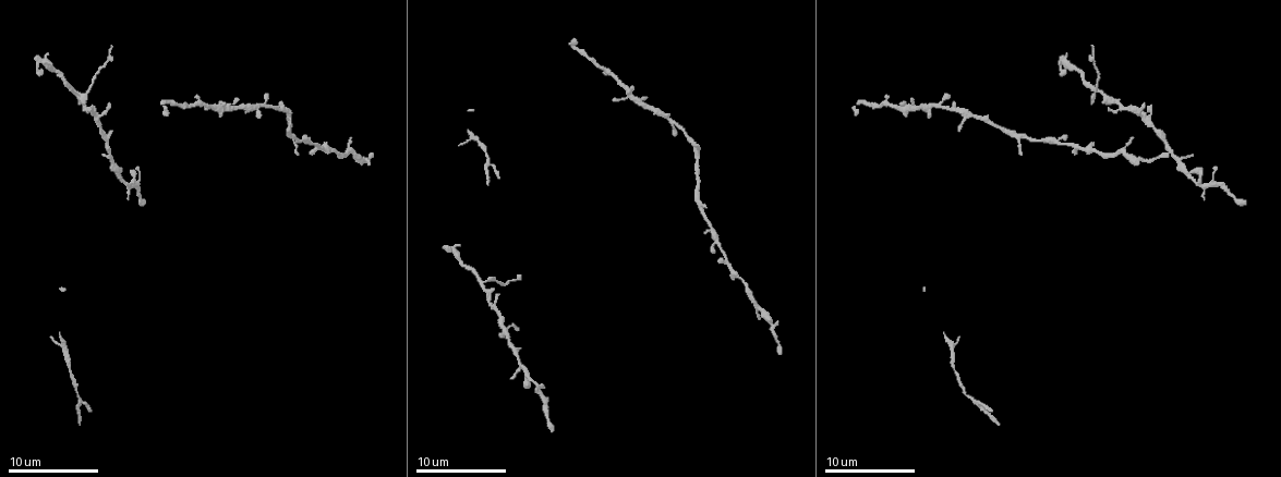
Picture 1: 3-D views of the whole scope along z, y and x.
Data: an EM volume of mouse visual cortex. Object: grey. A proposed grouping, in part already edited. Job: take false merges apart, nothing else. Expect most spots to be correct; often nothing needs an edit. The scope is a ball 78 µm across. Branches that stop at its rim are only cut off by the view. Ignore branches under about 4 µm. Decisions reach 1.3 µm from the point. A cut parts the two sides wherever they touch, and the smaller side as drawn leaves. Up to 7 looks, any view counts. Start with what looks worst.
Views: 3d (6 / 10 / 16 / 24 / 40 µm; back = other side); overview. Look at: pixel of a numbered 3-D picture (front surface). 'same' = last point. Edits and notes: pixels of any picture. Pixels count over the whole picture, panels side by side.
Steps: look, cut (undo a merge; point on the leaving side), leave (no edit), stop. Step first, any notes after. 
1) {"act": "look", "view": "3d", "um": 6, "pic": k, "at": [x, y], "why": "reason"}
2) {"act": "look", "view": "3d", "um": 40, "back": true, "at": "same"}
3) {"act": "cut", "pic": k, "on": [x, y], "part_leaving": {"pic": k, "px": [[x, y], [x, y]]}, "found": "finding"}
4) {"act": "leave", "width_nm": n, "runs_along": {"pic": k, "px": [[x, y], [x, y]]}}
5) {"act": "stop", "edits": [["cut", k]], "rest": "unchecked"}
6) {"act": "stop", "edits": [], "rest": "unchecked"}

{"act": "look", "view": "3d", "um": 6, "pic": 1, "at": [906, 110], "why": "four-way junction"}

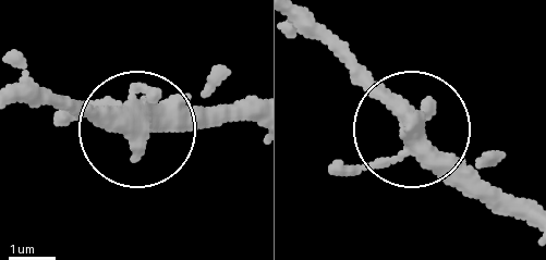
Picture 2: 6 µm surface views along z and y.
{"act": "look", "view": "3d", "um": 6, "back": true, "pic": 2, "at": [136, 137], "why": "from behind"}

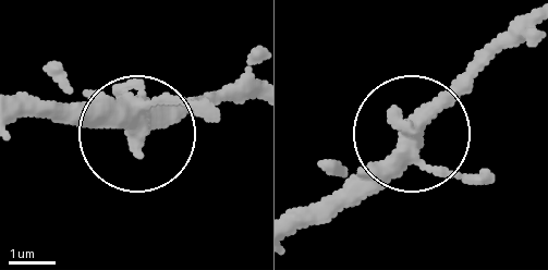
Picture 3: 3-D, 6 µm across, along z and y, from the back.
{"act": "leave", "side_arm_um": 39, "runs_along": {"pic": 3, "px": [[217, 112], [174, 100], [139, 132], [61, 117]]}, "found": "one neuron here"}

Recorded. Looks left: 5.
{"act": "look", "view": "3d", "um": 6, "pic": 1, "at": [483, 285], "why": "three arms meet"}

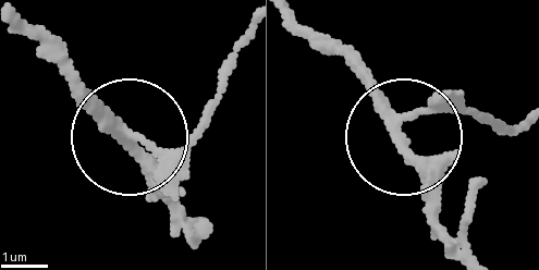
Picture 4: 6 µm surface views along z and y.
{"act": "look", "view": "3d", "um": 6, "back": true, "pic": 4, "at": [124, 135]}

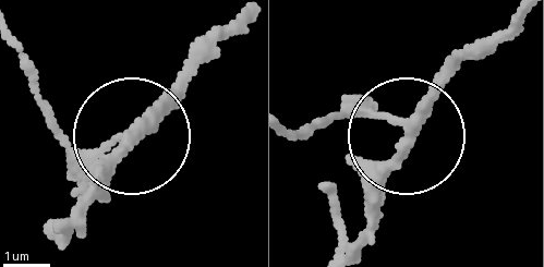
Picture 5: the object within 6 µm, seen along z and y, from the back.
{"act": "cut", "pic": 5, "on": [44, 102], "width_nm": 230, "part_leaving": {"pic": 5, "px": [[95, 152], [68, 141], [13, 35]]}, "found": "a second neuron is stuck on"}

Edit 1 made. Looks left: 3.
{"act": "look", "view": "overview"}

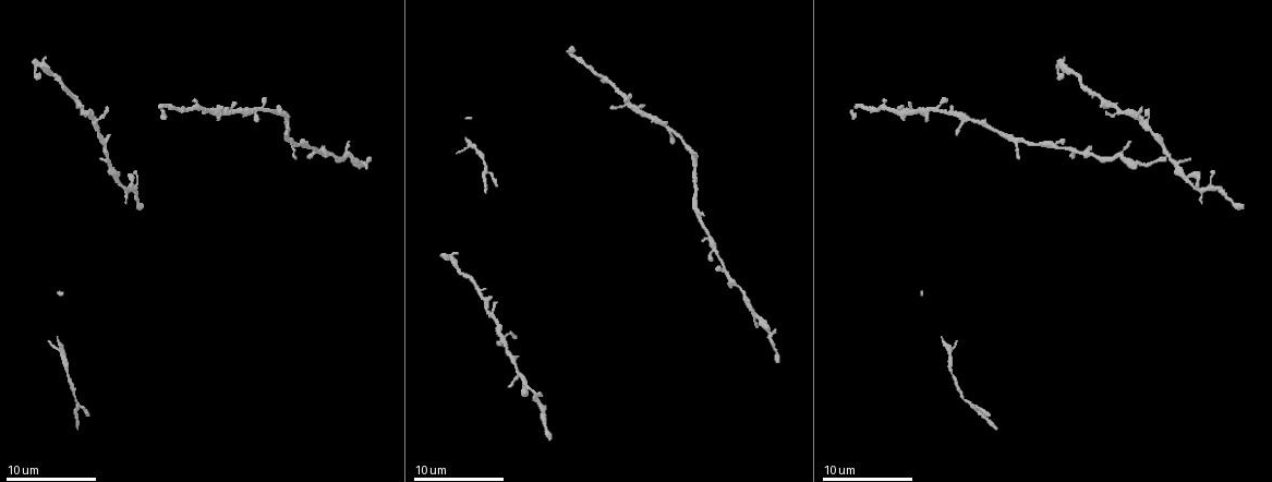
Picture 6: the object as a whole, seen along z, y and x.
{"act": "look", "view": "3d", "um": 10, "pic": 6, "at": [94, 119], "why": "four or more arms meet"}

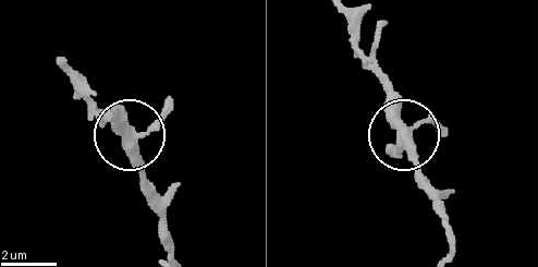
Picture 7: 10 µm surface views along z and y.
{"act": "leave", "width_nm": 400, "found": "continuous, no second neuron"}

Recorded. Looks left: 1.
{"act": "look", "view": "3d", "um": 6, "pic": 6, "at": [928, 111], "why": "three-way junction"}

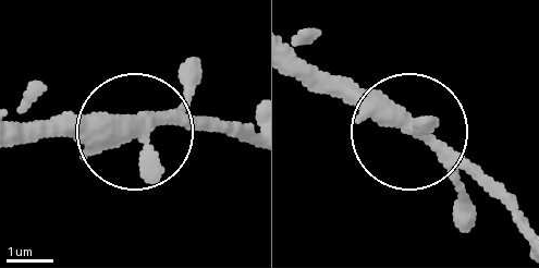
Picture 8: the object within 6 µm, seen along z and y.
{"act": "leave", "runs_along": {"pic": 8, "px": [[295, 56], [365, 87], [525, 223]]}, "found": "one neuron here"}

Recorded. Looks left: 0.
{"act": "stop", "edits": [["cut", 5]], "rest": "unchecked"}

